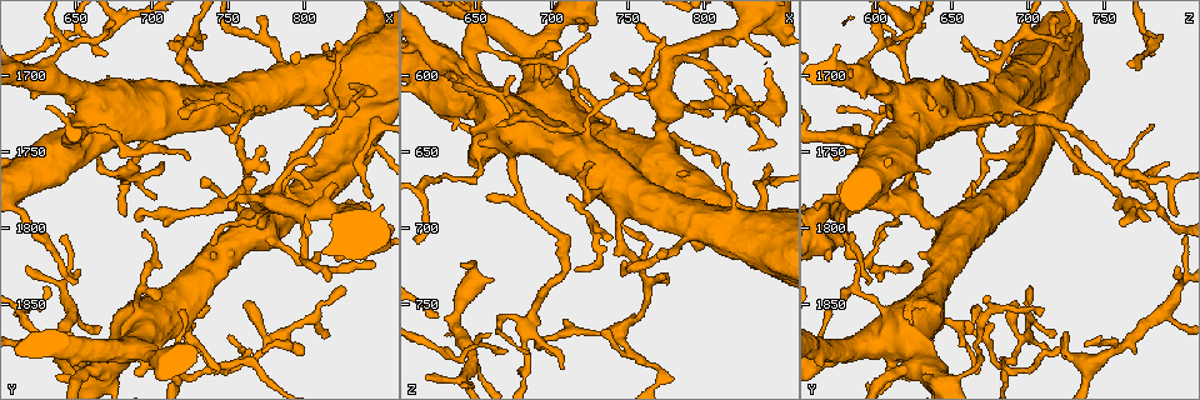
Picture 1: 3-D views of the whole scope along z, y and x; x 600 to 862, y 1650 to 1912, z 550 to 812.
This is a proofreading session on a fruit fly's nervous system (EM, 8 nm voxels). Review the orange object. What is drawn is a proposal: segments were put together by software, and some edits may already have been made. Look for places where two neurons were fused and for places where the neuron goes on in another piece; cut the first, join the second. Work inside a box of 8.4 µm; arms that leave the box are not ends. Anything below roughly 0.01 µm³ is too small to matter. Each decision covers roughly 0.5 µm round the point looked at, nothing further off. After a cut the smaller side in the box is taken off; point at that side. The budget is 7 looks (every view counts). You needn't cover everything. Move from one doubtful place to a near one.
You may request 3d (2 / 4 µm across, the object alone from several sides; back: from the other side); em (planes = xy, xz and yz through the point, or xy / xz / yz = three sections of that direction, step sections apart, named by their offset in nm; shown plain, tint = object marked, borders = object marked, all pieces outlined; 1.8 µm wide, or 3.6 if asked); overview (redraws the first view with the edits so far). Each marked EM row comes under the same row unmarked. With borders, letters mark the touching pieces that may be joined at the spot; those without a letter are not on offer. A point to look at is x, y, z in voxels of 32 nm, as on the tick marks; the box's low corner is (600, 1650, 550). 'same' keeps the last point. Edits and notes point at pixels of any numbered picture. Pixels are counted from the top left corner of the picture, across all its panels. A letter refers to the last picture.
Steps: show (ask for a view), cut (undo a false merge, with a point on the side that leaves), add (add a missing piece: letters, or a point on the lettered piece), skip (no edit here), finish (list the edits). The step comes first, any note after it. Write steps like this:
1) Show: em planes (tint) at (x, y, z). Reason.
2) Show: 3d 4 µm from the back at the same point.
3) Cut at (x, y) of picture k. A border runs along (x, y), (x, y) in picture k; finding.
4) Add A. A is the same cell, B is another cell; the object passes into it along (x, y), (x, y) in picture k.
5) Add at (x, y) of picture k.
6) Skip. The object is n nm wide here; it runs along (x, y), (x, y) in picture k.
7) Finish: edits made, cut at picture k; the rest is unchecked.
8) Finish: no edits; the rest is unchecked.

Show: em planes (borders) at (640, 1872, 724). Thin end.

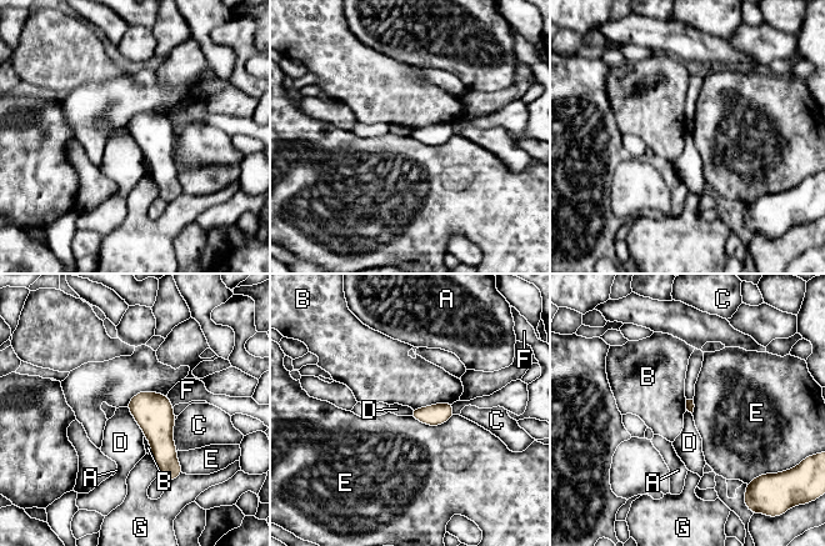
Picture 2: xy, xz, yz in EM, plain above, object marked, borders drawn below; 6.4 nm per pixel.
Skip. A, B, C, D, E, F and G are other cells; a border runs along (126, 407), (144, 435) in picture 2; no lettered piece goes on from it.

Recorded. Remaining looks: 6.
Show: 3d 4 µm at (718, 1724, 608). Tapers out.

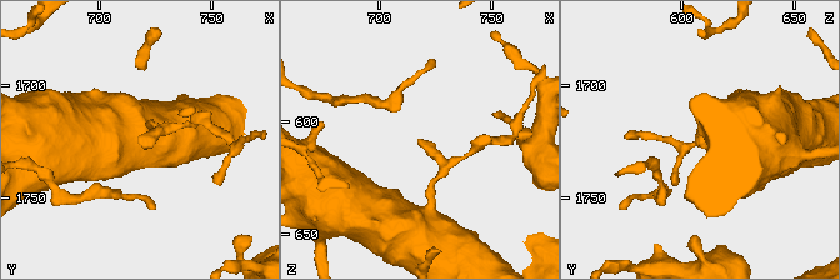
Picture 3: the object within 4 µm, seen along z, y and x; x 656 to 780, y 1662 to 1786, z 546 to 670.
Show: em planes (borders) at (717, 1724, 609).

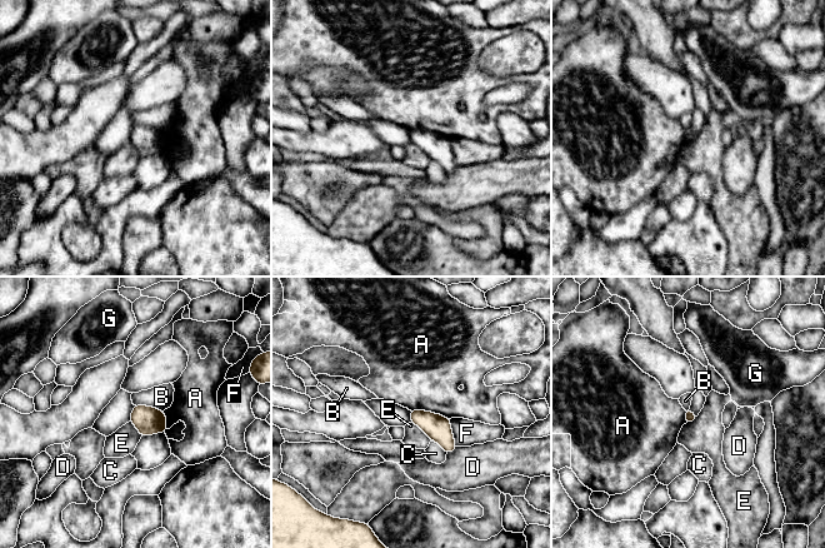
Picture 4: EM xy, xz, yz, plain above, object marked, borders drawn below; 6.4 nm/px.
Skip. A, B, C, D, E, F and G are other cells; none of them fits.

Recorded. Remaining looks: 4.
Show: em 3.6 µm planes (borders) at (770, 1796, 646). Thick turns thin.

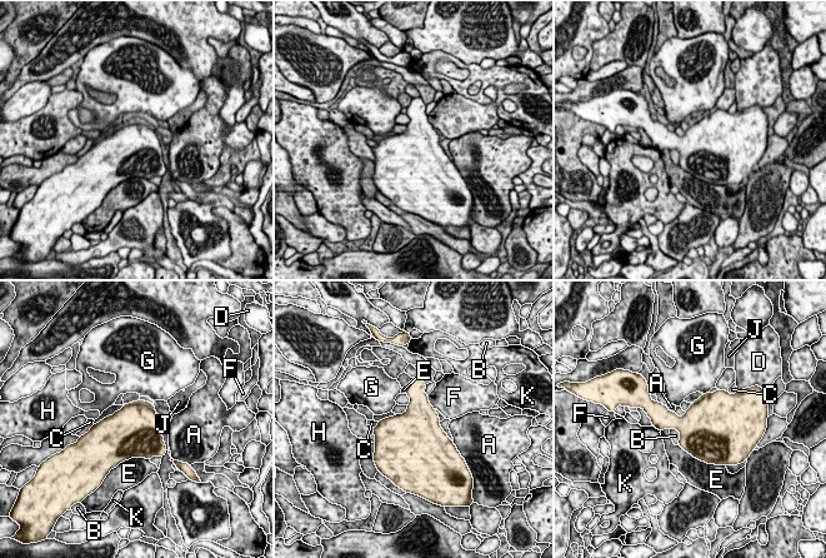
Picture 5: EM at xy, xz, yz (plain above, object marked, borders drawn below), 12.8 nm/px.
Skip. A, B, C, D, E, F, G, H, J and K are other cells; a border runs along (671, 428), (679, 433), (679, 444) in picture 5; all the same neuron.

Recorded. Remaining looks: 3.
Finish: no edits; the rest is unchecked.

